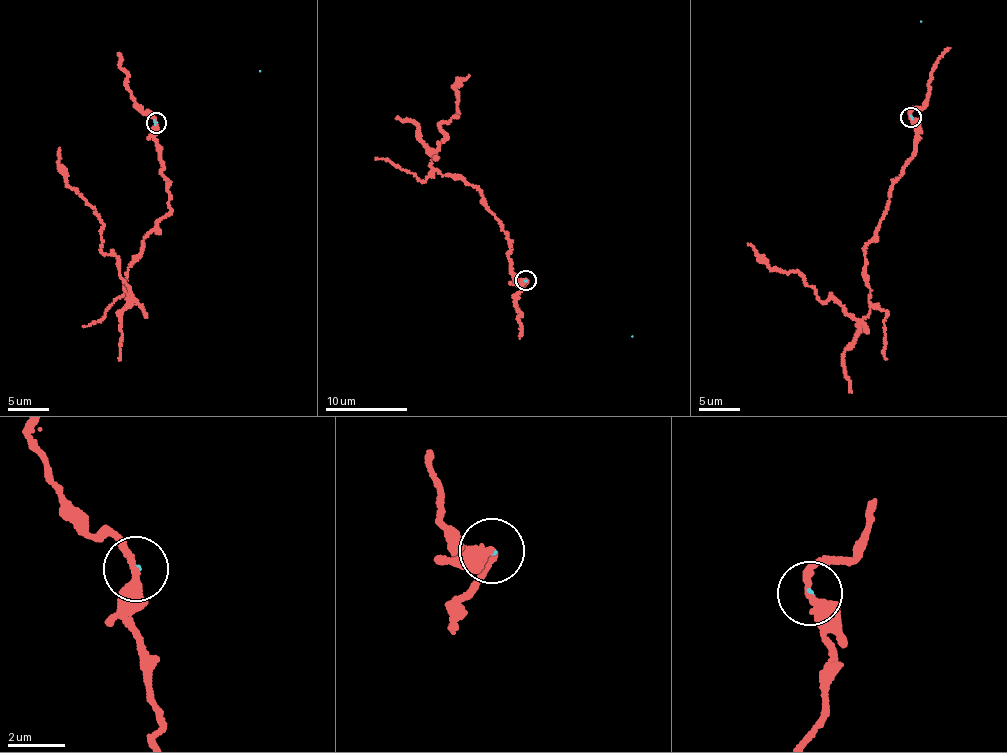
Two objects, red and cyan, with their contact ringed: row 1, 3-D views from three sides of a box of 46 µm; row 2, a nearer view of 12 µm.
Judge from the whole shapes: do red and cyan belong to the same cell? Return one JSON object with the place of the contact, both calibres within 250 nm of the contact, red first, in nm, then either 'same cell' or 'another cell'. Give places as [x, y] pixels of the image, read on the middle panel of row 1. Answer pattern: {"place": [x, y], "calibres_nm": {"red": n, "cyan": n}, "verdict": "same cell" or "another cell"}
{"place": [526, 280], "calibres_nm": {"red": 320, "cyan": 70}, "verdict": "another cell"}

